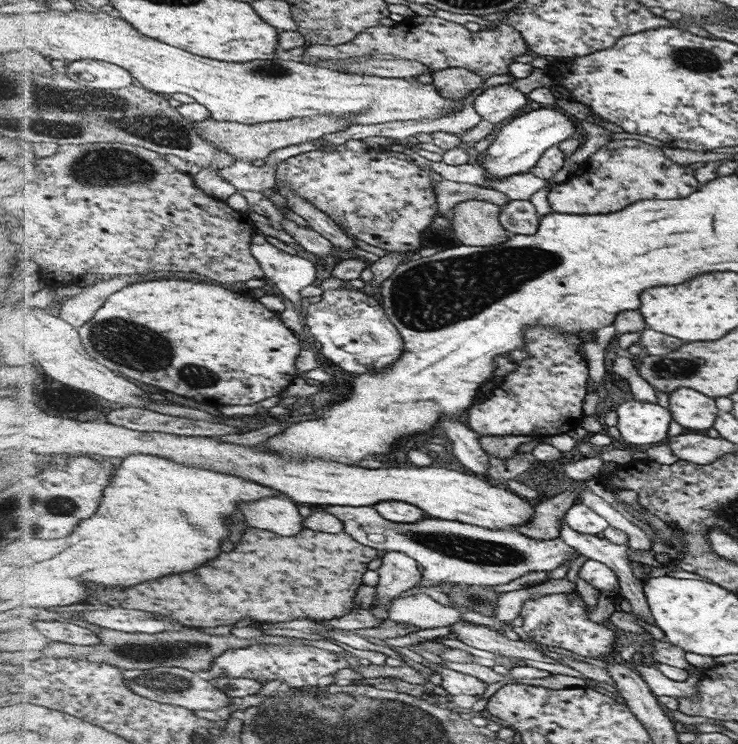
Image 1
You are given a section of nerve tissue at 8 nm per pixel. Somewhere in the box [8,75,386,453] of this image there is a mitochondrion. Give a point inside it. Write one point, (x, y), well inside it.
(56, 117)

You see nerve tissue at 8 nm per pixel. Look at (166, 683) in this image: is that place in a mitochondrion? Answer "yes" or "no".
yes

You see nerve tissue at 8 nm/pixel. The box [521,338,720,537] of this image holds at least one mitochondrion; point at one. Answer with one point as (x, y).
(666, 368)

